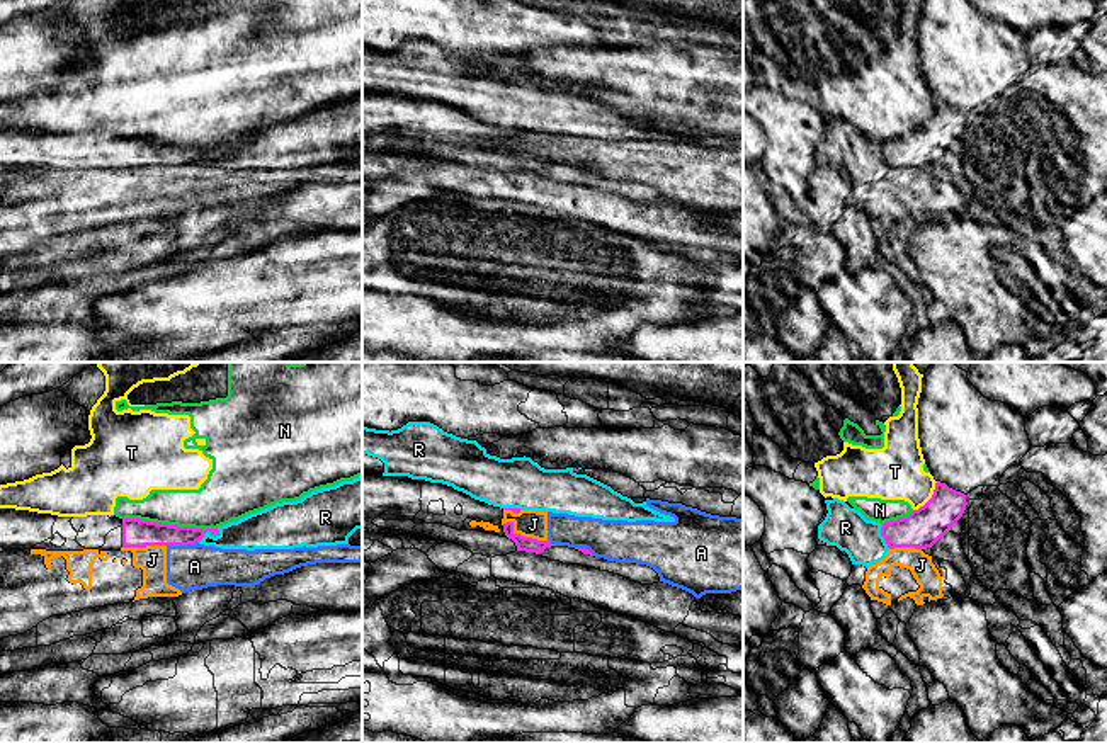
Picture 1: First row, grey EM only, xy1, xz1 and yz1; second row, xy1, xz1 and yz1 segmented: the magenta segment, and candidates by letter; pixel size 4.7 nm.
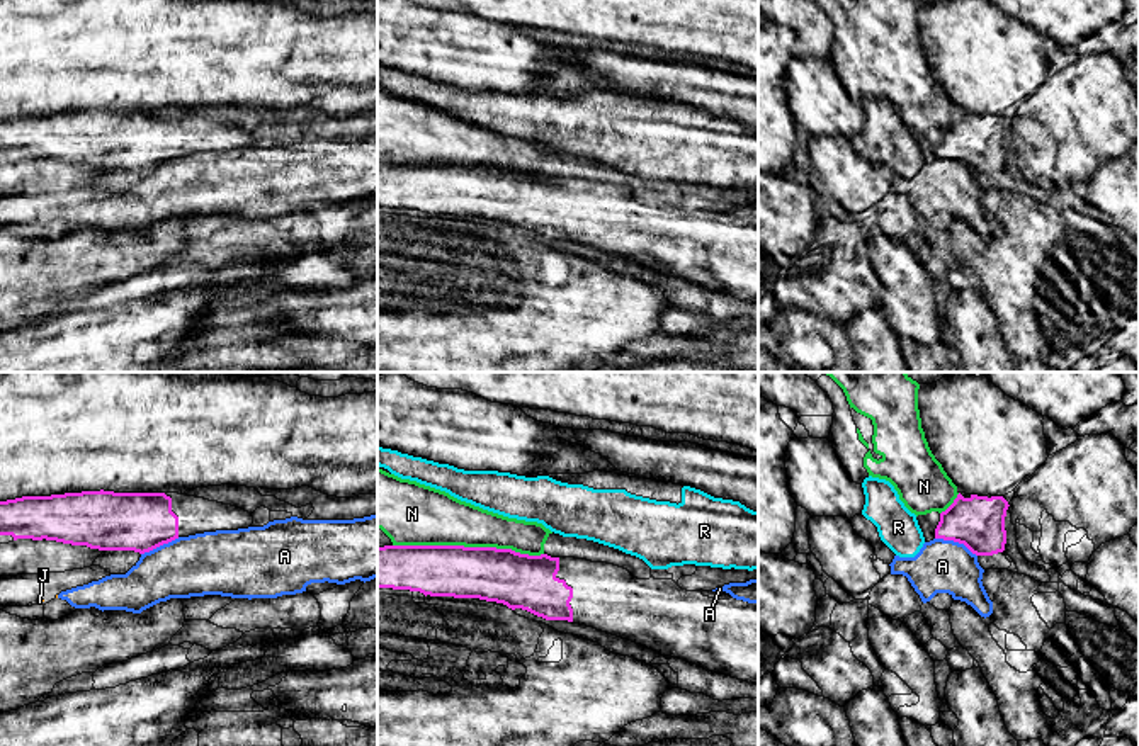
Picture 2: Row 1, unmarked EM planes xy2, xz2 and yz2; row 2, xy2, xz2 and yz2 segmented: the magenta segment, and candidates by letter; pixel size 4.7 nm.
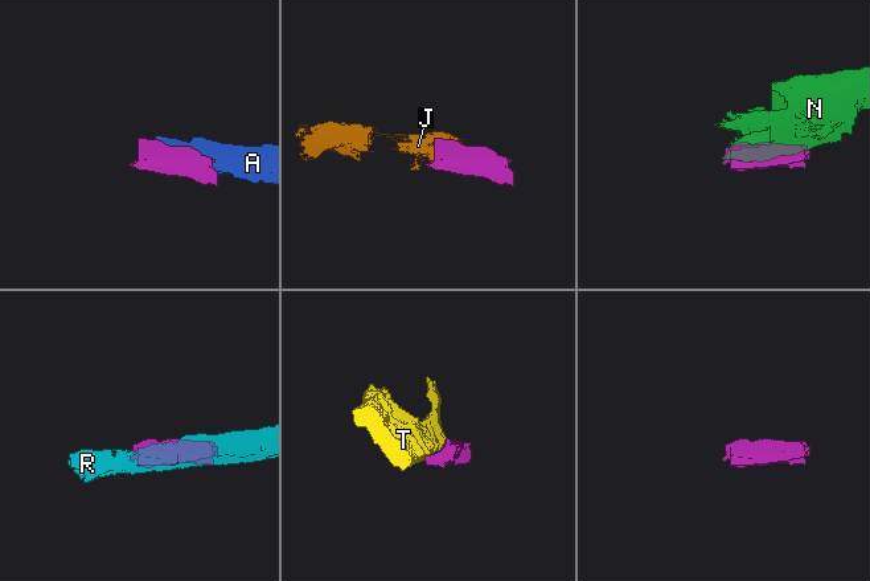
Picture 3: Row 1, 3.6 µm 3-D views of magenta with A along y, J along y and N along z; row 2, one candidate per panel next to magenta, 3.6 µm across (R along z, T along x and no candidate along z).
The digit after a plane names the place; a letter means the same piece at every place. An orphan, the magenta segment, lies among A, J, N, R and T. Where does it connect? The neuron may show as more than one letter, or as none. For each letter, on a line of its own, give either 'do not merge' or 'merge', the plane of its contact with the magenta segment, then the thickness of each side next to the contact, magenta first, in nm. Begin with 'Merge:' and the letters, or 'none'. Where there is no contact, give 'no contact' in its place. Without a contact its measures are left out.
Merge: none
A: do not merge; contact in yz2; calibres 260 and 260 nm
J: do not merge; contact in xz1; calibres 70 and 130 nm
N: do not merge; contact in xz2; calibres 260 and 280 nm
R: do not merge; contact in xy1; calibres 110 and 180 nm
T: do not merge; contact in yz1; calibres 180 and 260 nm

